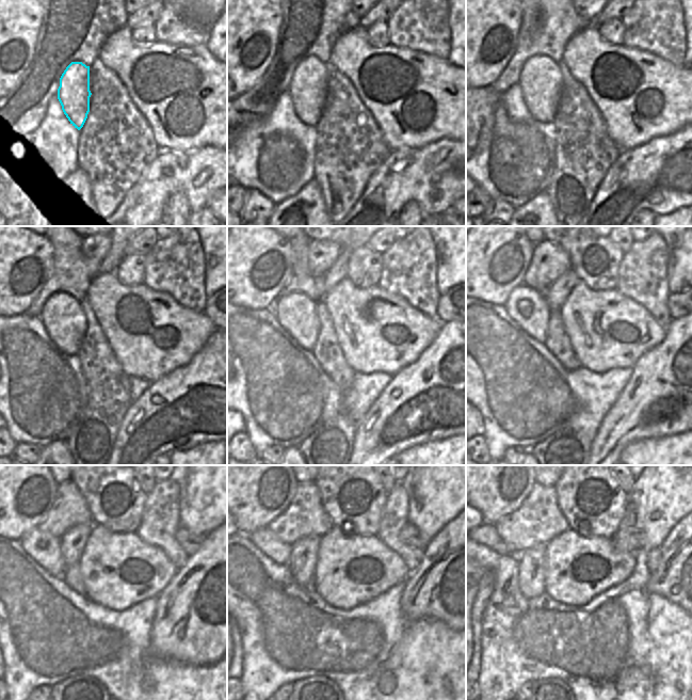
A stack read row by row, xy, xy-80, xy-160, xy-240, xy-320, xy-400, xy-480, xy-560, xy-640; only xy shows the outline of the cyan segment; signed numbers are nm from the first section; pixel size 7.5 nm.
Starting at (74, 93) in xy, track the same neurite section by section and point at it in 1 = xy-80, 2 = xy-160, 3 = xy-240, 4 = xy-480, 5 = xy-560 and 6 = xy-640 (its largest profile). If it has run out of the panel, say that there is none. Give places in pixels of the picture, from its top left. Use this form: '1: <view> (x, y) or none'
1: xy-80 (307, 90)
2: xy-160 (541, 80)
3: xy-240 (62, 316)
4: xy-480 (43, 547)
5: xy-560 (263, 539)
6: xy-640 (487, 535)

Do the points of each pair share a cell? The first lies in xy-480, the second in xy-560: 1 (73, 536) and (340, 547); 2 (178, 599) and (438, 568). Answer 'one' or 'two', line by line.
1: two
2: one

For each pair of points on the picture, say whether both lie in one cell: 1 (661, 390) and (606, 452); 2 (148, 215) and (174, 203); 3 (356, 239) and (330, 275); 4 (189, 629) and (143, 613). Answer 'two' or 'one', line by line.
1: one
2: two
3: one
4: two

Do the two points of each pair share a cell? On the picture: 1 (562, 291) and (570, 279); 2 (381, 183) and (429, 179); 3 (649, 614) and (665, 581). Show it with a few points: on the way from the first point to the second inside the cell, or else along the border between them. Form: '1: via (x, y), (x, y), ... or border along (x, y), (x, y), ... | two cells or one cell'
1: via (562, 288), (567, 282) | one cell
2: via (392, 183), (399, 179), (417, 179) | one cell
3: border along (649, 574), (646, 587), (680, 606) | two cells

